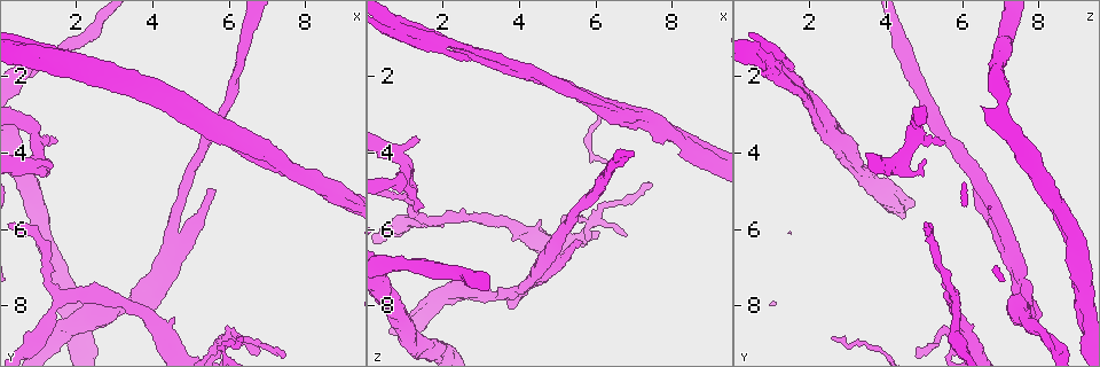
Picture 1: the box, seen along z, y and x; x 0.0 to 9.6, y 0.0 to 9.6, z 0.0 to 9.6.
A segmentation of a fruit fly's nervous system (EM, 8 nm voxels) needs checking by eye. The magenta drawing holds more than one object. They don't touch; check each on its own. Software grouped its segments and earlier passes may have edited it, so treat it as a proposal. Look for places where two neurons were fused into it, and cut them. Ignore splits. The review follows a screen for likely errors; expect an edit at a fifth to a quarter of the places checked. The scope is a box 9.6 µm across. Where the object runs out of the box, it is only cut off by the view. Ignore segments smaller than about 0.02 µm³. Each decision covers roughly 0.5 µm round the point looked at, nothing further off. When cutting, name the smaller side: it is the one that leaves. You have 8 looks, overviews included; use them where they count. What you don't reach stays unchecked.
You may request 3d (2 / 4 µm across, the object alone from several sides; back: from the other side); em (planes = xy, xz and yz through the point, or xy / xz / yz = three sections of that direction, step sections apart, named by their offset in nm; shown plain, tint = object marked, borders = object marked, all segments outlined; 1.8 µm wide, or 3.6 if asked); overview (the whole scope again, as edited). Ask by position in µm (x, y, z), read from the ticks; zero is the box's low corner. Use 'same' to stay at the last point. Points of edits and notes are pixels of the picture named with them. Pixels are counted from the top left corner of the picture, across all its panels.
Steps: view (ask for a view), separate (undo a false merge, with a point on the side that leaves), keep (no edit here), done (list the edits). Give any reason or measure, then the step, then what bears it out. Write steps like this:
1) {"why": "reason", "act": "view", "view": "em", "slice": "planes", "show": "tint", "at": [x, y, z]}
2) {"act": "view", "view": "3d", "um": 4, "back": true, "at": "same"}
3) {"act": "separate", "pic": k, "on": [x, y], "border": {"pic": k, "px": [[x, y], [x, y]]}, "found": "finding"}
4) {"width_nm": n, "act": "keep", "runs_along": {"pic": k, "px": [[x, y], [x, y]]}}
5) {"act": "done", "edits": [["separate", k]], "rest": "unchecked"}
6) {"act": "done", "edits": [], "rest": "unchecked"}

{"why": "touches itself", "act": "view", "view": "3d", "um": 2, "at": [4.35, 6.60, 7.20]}

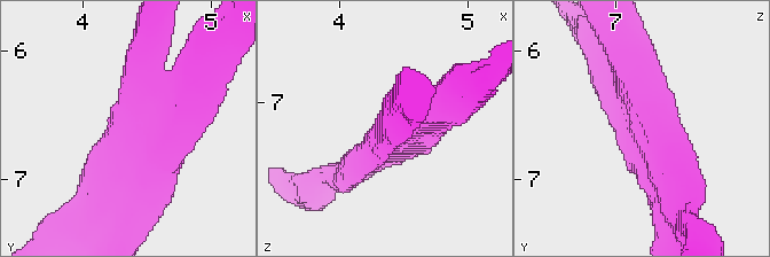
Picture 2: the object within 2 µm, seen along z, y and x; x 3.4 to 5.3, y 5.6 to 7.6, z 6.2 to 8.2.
{"arm_widths_nm": [200, 280], "act": "view", "view": "em", "slice": "yz", "step": 8, "show": "tint", "at": [4.34, 6.54, 7.28]}

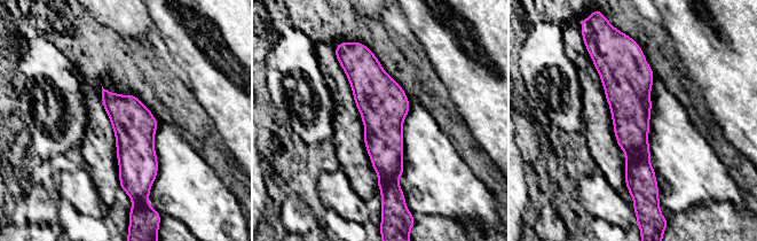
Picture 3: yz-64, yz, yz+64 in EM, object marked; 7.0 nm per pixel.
{"act": "view", "view": "em", "slice": "planes", "show": "tint", "at": "same"}

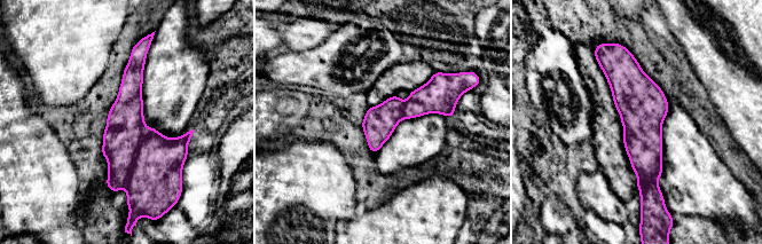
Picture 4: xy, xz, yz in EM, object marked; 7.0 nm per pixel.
{"act": "separate", "pic": 4, "on": [154, 186], "found": "two neurons meet here"}

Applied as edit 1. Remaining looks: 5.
{"act": "view", "view": "overview"}

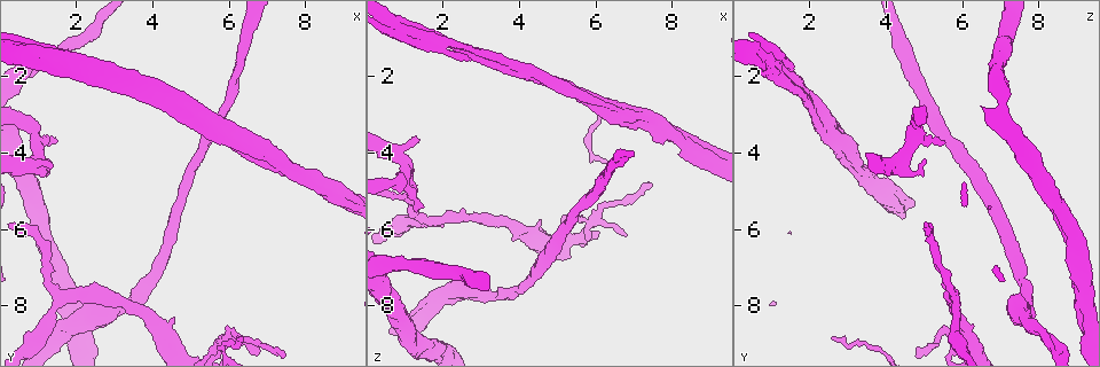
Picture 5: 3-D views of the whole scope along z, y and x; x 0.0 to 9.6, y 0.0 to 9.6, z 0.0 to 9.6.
{"why": "abrupt turn", "act": "view", "view": "em", "slice": "planes", "show": "tint", "at": [6.10, 8.70, 5.40]}

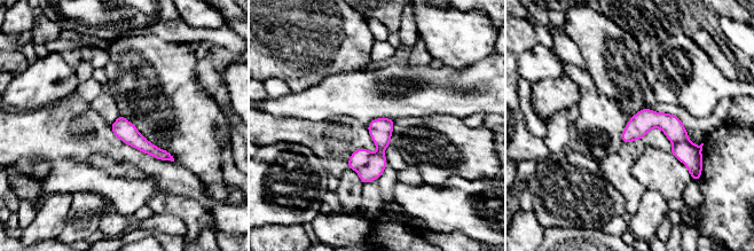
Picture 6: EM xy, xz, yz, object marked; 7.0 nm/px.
{"act": "separate", "pic": 6, "on": [670, 125], "found": "two neurons meet here"}

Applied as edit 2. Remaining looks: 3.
{"act": "view", "view": "overview"}

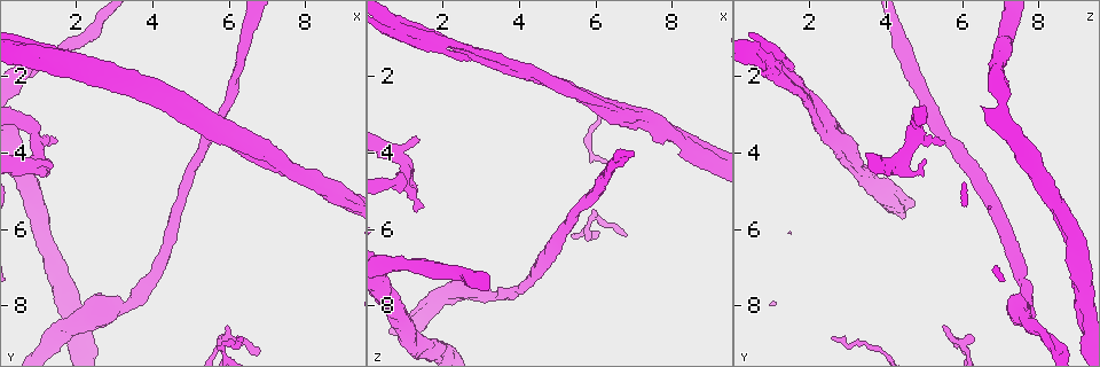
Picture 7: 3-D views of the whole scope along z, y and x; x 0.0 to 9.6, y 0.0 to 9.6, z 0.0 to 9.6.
{"why": "three-way junction", "act": "view", "view": "em", "slice": "yz", "step": 16, "show": "tint", "at": [4.35, 2.50, 1.90]}

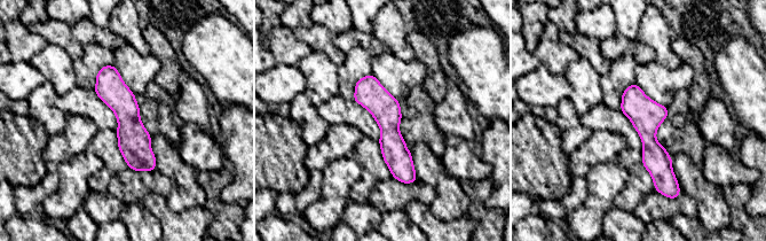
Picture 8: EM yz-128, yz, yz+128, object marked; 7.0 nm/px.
{"width_nm": 200, "act": "keep", "runs_along": {"pic": 8, "px": [[366, 78], [413, 179]]}, "found": "continuous, no second neuron"}

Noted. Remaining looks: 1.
{"act": "done", "edits": [["separate", 4], ["separate", 6]], "rest": "unchecked"}

